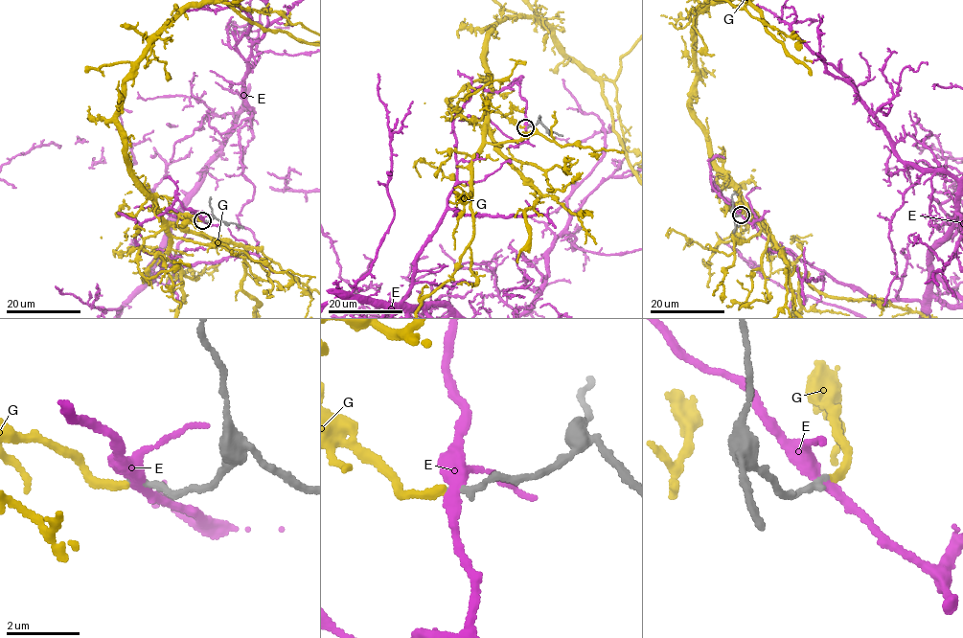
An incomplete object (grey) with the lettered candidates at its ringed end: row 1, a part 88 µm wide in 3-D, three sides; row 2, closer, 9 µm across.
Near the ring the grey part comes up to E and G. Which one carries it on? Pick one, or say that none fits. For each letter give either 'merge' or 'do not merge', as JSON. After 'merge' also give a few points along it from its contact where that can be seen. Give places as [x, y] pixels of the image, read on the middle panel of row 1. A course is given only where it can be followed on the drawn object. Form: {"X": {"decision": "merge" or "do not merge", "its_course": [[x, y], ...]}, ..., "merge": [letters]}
{"E": {"decision": "do not merge"}, "G": {"decision": "do not merge"}, "merge": []}

